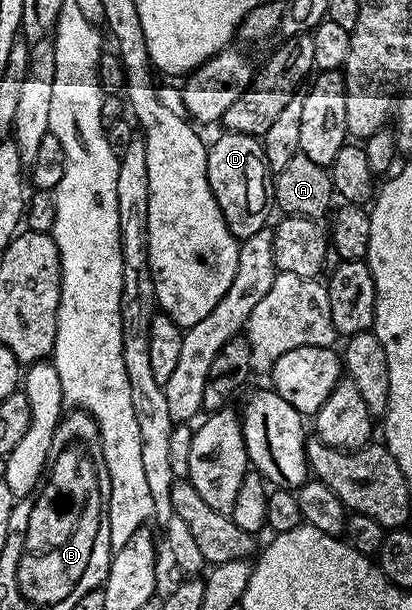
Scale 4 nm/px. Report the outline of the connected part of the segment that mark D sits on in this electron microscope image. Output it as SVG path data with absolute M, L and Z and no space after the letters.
M222 133L222 136L213 144L209 144L206 152L206 164L208 165L208 185L212 185L212 193L222 210L224 221L228 229L234 234L234 238L241 241L252 237L252 233L260 233L267 226L266 218L272 211L272 172L266 158L264 149L257 135L245 135L244 133Z

